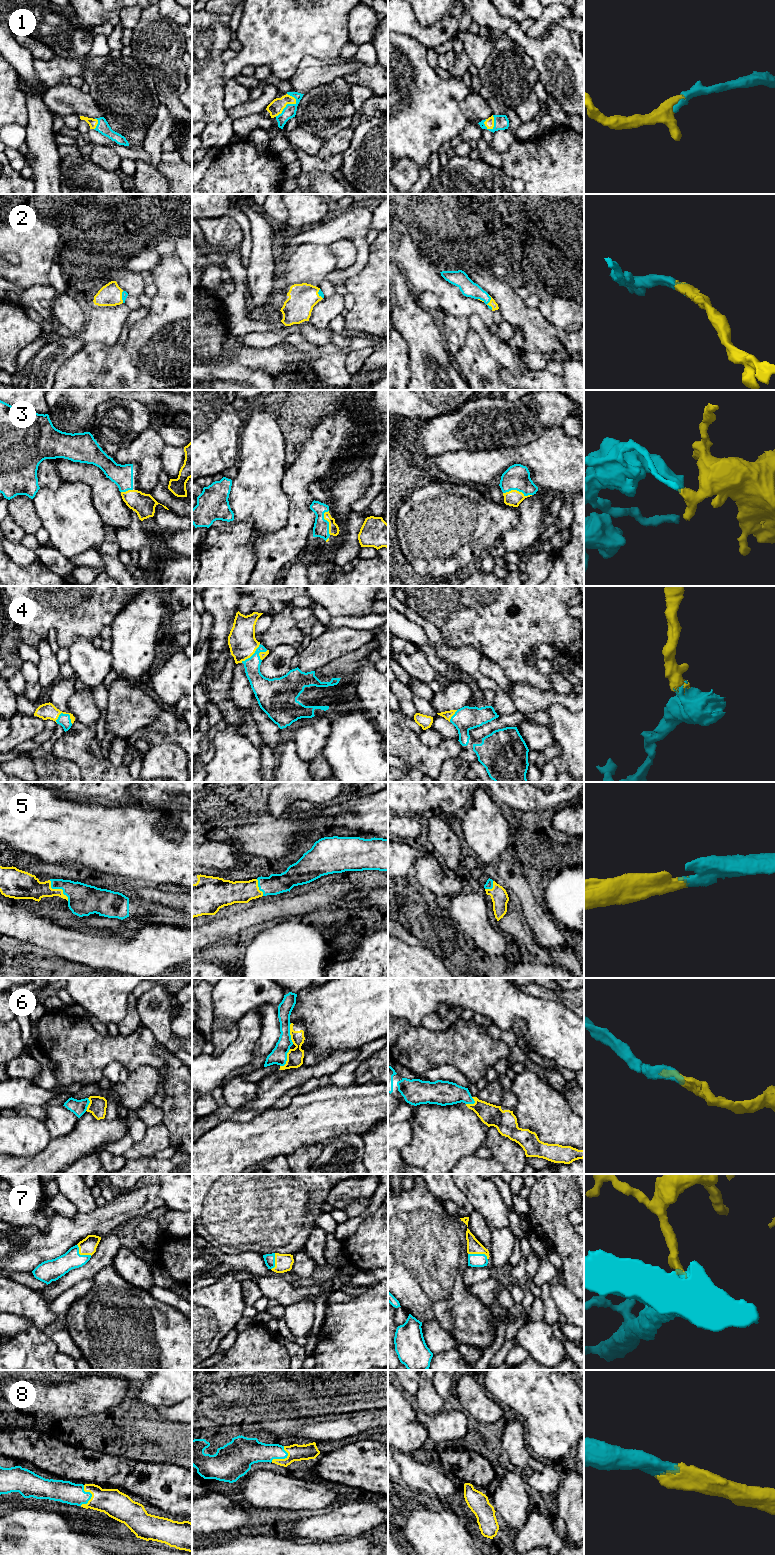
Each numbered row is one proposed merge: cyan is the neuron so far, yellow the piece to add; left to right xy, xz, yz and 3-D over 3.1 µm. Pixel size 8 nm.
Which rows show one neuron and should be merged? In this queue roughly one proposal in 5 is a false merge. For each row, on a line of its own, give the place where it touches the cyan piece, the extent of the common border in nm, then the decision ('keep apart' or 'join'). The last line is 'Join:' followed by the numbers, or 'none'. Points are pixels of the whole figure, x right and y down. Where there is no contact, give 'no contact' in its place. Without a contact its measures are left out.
1: contact xz (286, 106); length 220 nm; join
2: contact yz (489, 301); length 120 nm; join
3: contact yz (517, 490); length 240 nm; join
4: contact xy (66, 714); length 150 nm; join
5: contact xy (58, 888); length 220 nm; join
6: contact xz (289, 1033); length 170 nm; join
7: contact yz (479, 1254); length 170 nm; join
8: contact xy (91, 1496); length 170 nm; join
Join: 1, 2, 3, 4, 5, 6, 7, 8

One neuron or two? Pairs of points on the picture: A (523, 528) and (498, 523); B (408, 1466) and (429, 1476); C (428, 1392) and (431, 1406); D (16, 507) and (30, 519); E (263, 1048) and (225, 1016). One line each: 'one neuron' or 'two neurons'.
A: two neurons
B: one neuron
C: one neuron
D: one neuron
E: one neuron

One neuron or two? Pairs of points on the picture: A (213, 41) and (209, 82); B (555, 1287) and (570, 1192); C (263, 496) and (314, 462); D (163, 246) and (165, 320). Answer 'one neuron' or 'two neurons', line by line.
A: one neuron
B: two neurons
C: two neurons
D: two neurons

